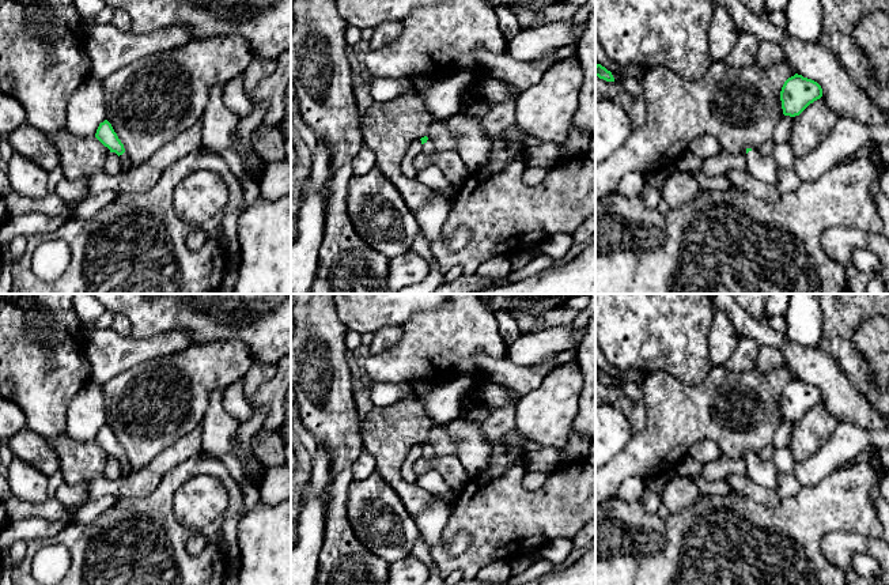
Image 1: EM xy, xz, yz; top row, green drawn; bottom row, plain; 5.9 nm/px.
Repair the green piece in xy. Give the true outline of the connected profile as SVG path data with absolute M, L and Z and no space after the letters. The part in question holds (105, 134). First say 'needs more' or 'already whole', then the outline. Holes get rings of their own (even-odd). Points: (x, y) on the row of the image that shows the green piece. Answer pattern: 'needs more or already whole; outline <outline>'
needs more; outline M105 120L103 122L99 124L95 137L110 150L110 152L116 152L120 158L121 162L121 170L128 170L132 166L135 166L124 148L124 144L121 143L121 140L118 139L117 133L114 132L111 124Z

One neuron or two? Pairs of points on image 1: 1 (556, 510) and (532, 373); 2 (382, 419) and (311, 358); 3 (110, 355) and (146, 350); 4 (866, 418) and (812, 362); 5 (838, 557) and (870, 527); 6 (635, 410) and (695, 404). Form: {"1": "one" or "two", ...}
{"1": "two", "2": "two", "3": "one", "4": "one", "5": "two", "6": "two"}

